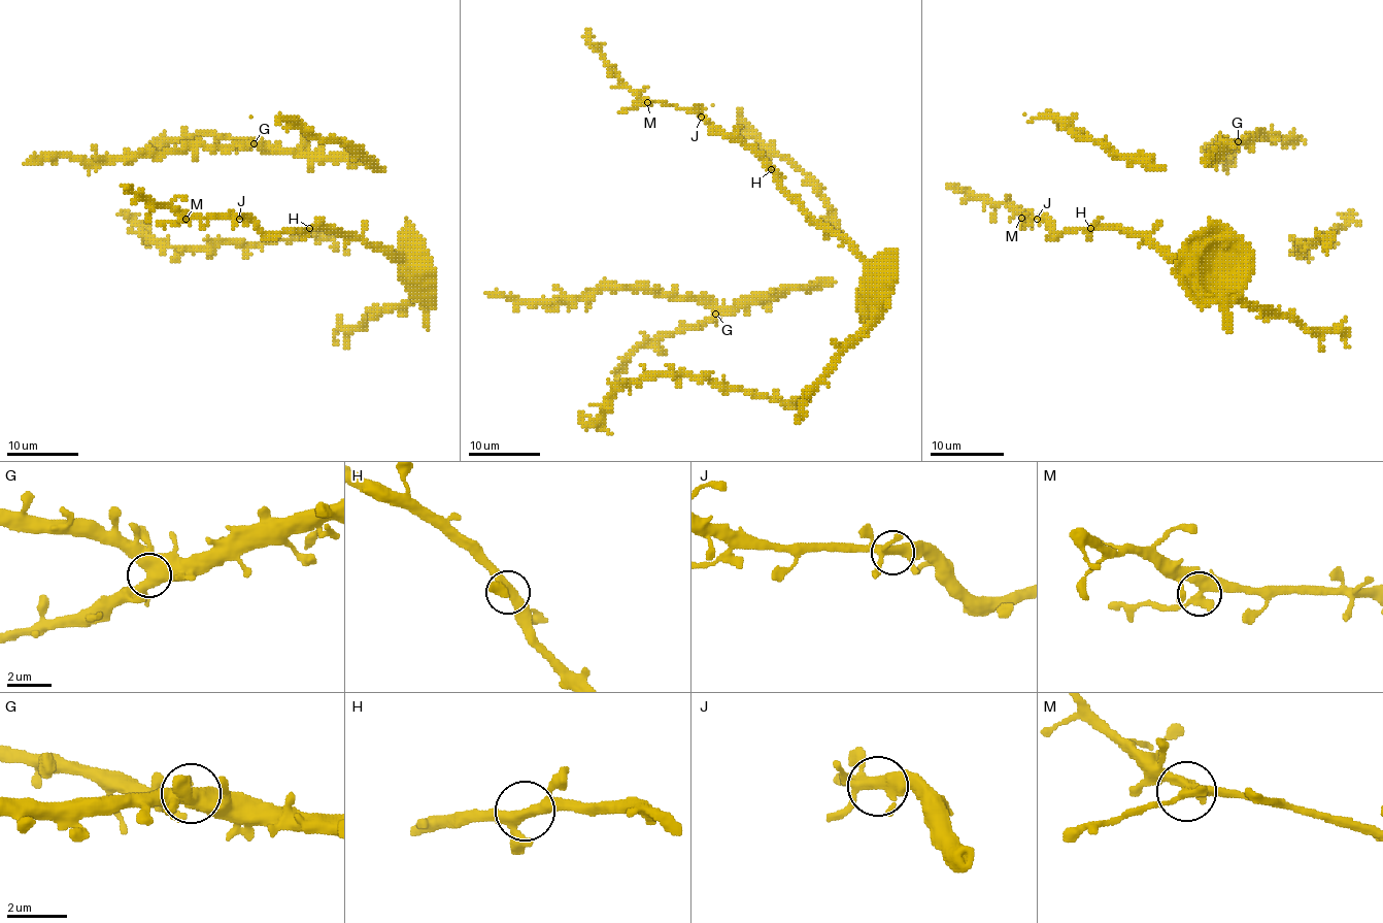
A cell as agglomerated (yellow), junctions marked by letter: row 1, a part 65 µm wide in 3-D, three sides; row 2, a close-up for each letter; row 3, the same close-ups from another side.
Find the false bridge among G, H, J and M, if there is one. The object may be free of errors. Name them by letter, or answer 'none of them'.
M

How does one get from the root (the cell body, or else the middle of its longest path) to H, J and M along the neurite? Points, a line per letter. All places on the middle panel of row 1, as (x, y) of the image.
H: (871, 316), (865, 308), (864, 274), (867, 265), (862, 256), (847, 241), (825, 231), (780, 184), (771, 169)
J: (871, 316), (865, 308), (867, 265), (862, 256), (847, 241), (825, 231), (756, 155), (720, 135), (701, 117)
M: (871, 316), (865, 308), (867, 265), (862, 256), (847, 241), (825, 231), (756, 155), (688, 109), (647, 102)

